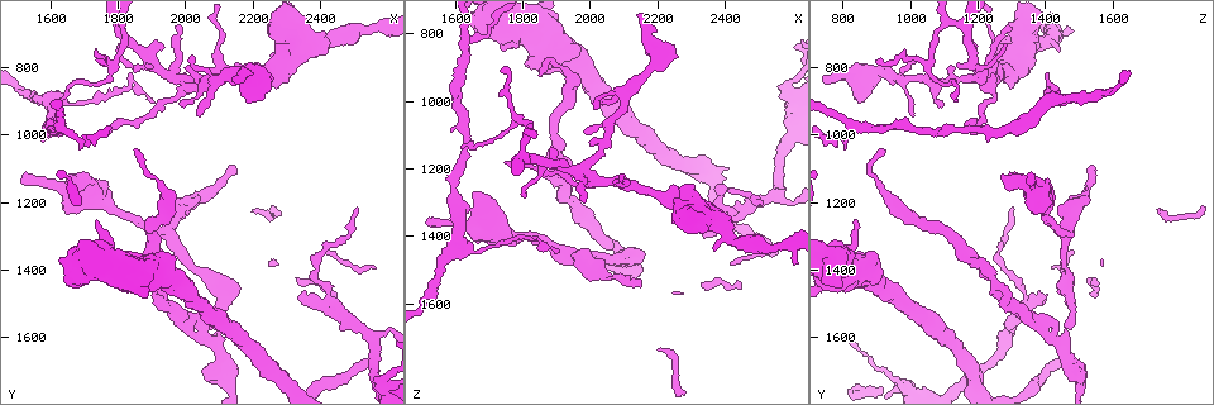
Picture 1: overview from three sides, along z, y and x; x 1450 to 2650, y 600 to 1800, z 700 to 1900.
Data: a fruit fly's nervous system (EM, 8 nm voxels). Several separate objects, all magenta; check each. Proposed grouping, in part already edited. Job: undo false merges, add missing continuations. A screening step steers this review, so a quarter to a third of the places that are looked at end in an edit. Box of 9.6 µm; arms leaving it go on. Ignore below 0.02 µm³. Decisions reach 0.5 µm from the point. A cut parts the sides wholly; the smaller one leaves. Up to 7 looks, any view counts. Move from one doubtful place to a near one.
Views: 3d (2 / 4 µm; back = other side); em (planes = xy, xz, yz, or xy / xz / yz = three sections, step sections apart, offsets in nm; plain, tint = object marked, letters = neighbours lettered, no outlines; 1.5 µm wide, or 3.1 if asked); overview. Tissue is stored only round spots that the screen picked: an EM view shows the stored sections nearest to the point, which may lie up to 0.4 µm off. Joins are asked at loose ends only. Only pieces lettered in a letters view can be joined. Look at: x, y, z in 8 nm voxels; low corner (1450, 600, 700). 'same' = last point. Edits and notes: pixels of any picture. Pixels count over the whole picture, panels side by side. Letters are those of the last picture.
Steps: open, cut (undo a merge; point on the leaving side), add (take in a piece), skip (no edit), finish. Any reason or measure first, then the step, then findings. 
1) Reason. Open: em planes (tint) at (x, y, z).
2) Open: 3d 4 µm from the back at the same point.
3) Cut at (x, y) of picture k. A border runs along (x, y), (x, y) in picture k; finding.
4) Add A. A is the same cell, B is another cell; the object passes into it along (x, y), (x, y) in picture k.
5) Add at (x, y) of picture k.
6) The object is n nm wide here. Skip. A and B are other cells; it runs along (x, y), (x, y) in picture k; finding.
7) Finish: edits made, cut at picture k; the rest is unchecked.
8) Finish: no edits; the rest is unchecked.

Arms part here. Open: 3d 2 µm at (1640, 990, 830).

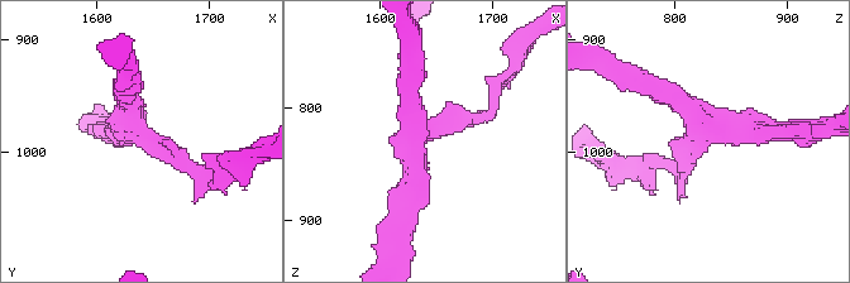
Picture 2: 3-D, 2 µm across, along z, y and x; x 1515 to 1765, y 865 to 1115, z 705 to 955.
Now the EM. Open: em planes (letters) at (1636, 984, 830).

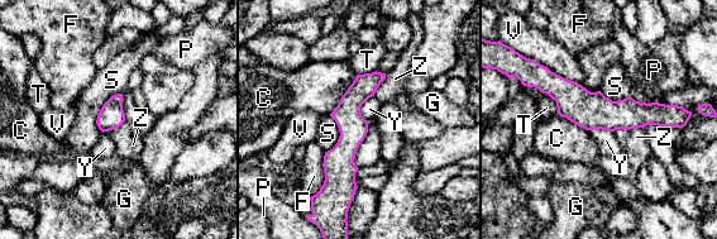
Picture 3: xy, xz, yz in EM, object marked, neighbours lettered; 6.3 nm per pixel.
Skip. C, F, G, P, S, T, V, Y and Z are other cells; continuous, no second cell.

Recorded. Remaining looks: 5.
Free end. Open: 3d 4 µm at (2150, 1100, 1550).

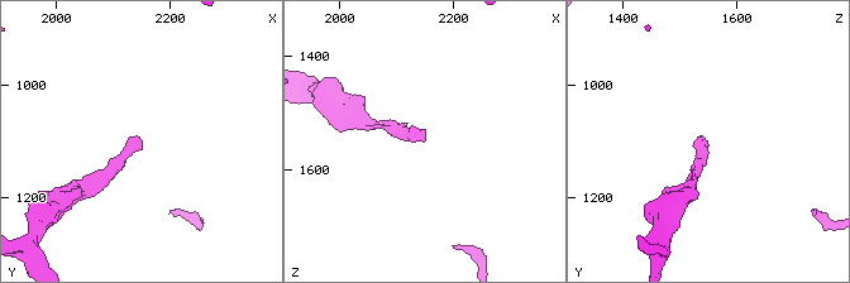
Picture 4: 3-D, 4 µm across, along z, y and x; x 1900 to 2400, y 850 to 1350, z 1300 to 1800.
Open: em planes (plain) at (2145, 1105, 1550).

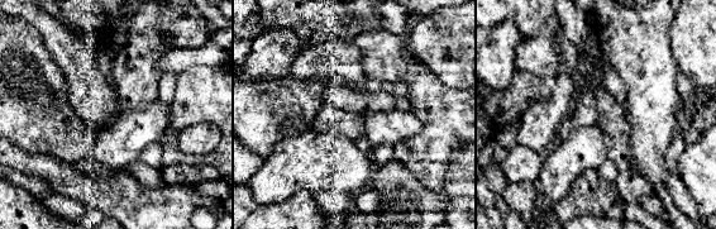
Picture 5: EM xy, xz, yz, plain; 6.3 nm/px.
Open: em planes (letters) at the same point.

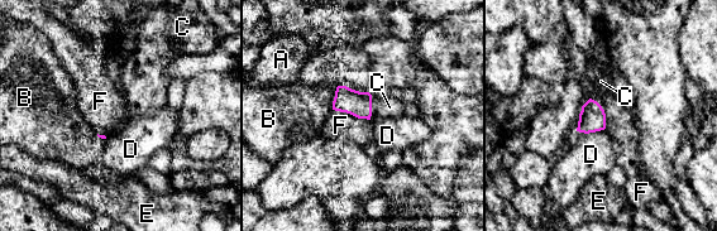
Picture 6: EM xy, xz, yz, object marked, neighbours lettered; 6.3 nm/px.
Add C. C is the same cell, A, B, D, E and F are other cells; the cell continues.

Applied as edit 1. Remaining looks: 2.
Thick end. Open: 3d 2 µm at (1660, 1120, 1270).

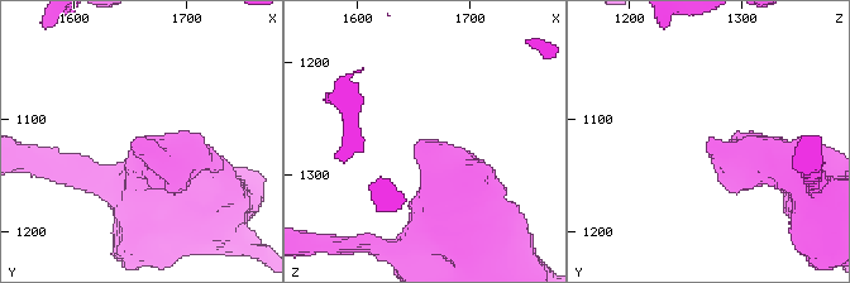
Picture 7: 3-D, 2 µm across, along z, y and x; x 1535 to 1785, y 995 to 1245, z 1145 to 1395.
Shape alone is not enough. Open: em xz step 8 (letters) at (1660, 1124, 1268).

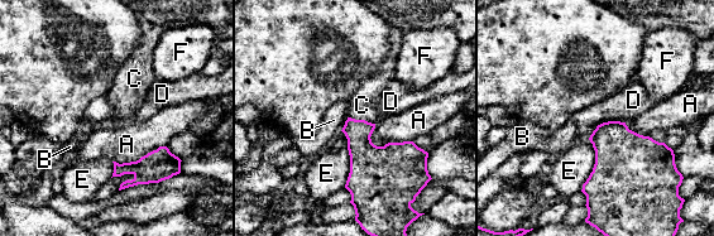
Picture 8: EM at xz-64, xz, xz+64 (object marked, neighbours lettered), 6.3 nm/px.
The longest contact is with E, 340 nm. Add C. C is the same cell, A, B, D, E and F are other cells; the object passes into it along (367, 159), (363, 120), (362, 105) in picture 8; the cell continues.

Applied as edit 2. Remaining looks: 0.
Finish: edits made, add at picture 6, add at picture 8; the rest is unchecked.

